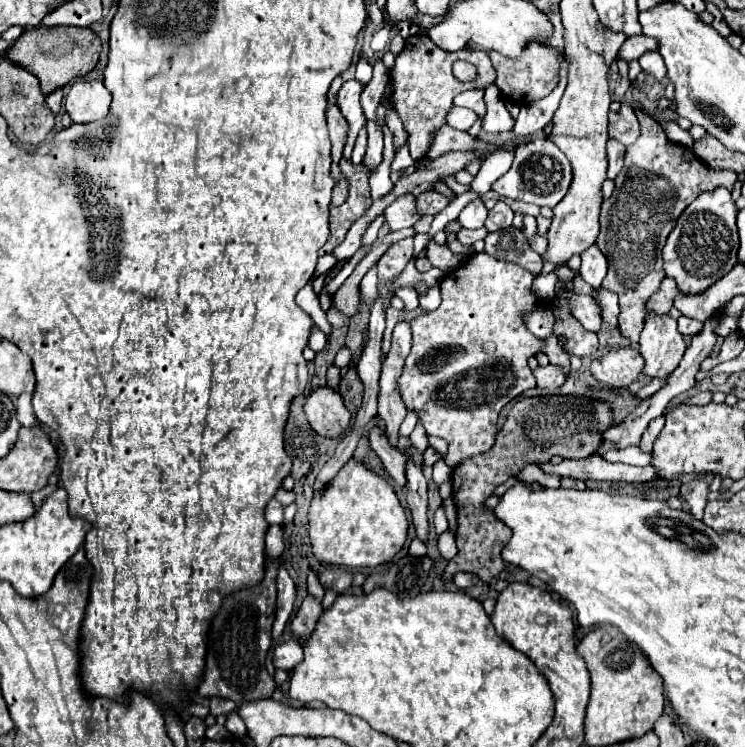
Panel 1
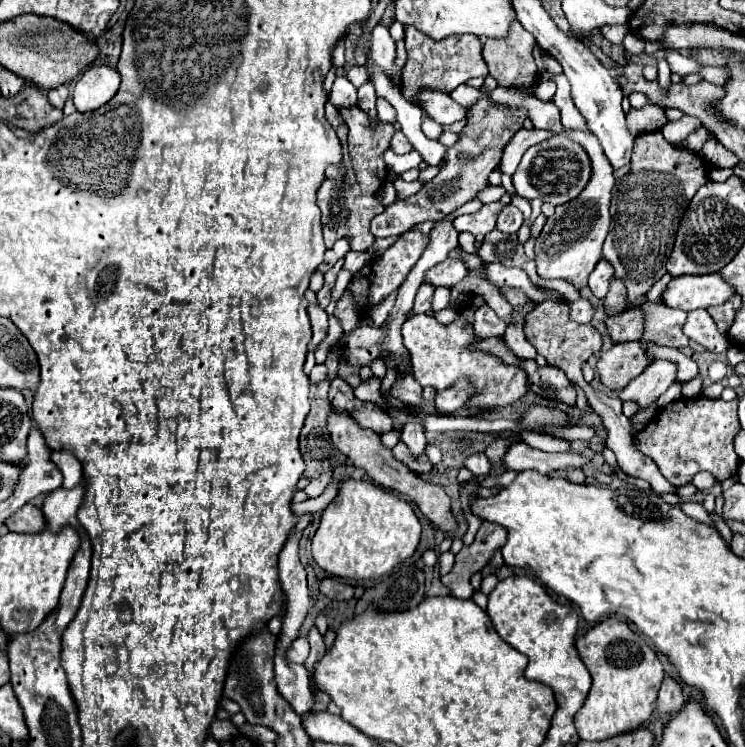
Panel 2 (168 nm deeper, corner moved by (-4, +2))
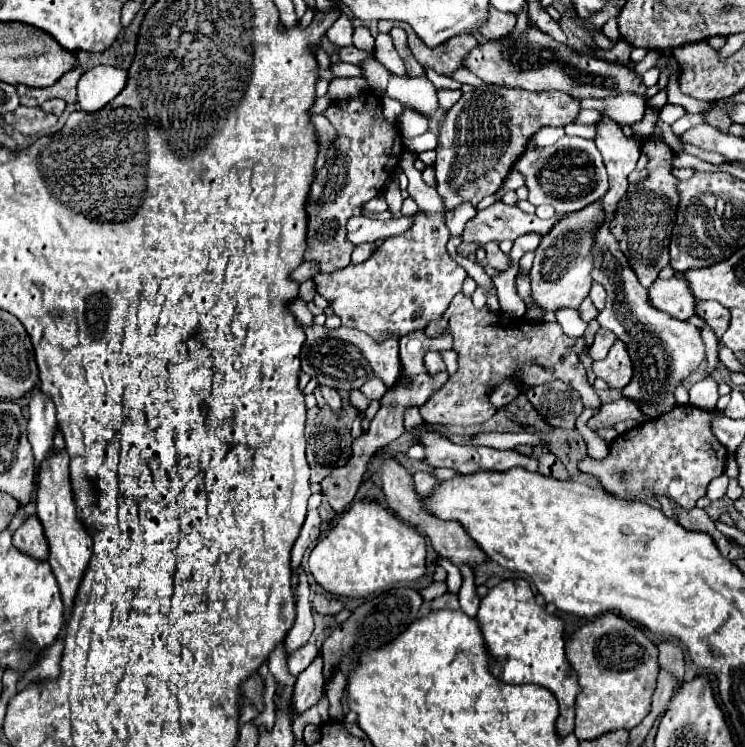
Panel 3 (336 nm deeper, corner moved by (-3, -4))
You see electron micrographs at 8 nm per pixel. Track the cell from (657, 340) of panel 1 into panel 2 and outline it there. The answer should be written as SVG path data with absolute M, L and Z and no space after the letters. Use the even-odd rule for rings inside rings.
M653 359L649 367L619 393L621 401L631 399L639 403L635 423L647 421L655 415L657 407L653 405L653 401L671 387L675 377L677 377L677 363L665 359Z

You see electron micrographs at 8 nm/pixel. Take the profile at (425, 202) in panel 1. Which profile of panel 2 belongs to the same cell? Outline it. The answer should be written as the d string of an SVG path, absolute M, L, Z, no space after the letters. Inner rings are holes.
M481 97L473 107L467 109L467 121L465 129L459 133L459 141L455 147L449 147L445 153L447 163L441 167L439 175L429 181L419 193L399 199L393 205L385 207L385 211L371 221L371 233L375 237L389 237L389 235L401 235L409 231L413 225L421 221L439 221L447 213L453 213L463 203L471 201L485 185L489 173L499 165L501 149L517 129L521 129L523 119L527 115L517 109L509 109L507 105L499 105L495 101L487 101ZM465 157L473 157L473 161L467 161Z

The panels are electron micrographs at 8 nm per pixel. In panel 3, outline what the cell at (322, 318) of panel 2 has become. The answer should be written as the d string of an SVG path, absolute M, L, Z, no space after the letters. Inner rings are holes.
M296 297L296 299L292 299L290 301L290 305L288 305L288 309L292 311L292 315L296 317L296 321L300 321L300 325L312 325L312 319L314 319L314 315L308 311L308 307L306 307L306 301L302 301L300 297Z

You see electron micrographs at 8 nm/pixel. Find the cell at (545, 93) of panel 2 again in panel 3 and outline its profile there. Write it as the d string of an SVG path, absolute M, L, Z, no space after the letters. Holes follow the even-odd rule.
M622 93L618 97L606 97L606 99L583 99L582 107L598 109L600 113L612 115L618 125L632 125L640 121L645 114L646 101L638 93Z

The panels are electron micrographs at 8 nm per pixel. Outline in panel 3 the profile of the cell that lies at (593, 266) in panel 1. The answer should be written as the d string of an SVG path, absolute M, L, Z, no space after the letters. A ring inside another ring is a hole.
M594 283L592 289L590 289L590 299L596 305L596 309L602 311L604 309L604 303L606 303L606 291L604 291L604 287L598 285L598 283Z

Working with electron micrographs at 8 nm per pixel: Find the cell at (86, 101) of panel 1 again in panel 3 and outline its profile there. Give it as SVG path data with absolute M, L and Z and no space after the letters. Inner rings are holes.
M100 65L86 71L78 81L78 103L82 111L98 111L126 87L128 71Z

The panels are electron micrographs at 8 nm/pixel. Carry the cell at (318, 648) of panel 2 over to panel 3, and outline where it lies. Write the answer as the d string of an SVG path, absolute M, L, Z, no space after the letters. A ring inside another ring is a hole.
M322 657L314 659L308 669L304 669L294 685L294 717L310 709L324 695L324 675L322 675Z

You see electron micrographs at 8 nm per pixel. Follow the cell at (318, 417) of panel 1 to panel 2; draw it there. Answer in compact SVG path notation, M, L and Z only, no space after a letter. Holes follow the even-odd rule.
M331 411L329 417L327 417L327 431L331 435L331 441L333 445L343 453L347 455L347 459L355 465L355 467L361 467L369 473L369 477L379 485L379 487L385 487L385 489L393 489L397 493L403 493L407 495L411 501L417 503L417 507L421 509L421 513L433 523L437 525L439 529L443 531L453 531L455 529L455 519L451 515L451 507L449 507L449 495L443 491L443 487L439 485L431 485L427 483L425 479L417 477L415 473L409 471L407 465L403 465L401 461L397 461L389 449L385 449L379 441L379 435L369 431L369 429L361 429L353 419L351 415L347 413L339 413L339 411Z

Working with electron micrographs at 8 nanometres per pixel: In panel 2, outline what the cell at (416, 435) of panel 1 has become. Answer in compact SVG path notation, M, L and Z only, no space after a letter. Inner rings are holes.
M459 379L455 387L437 393L437 397L435 397L435 413L439 413L439 415L453 413L453 411L457 411L471 395L473 395L473 389L471 389L469 381L467 381L467 379Z

